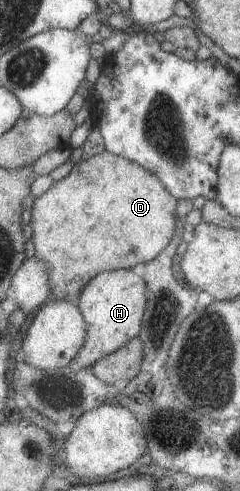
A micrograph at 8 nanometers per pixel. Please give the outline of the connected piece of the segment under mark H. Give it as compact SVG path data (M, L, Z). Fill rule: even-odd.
M126 269L100 273L82 291L79 307L88 323L88 338L80 354L70 363L75 371L91 368L100 359L125 347L144 329L148 306L148 283L140 270Z

